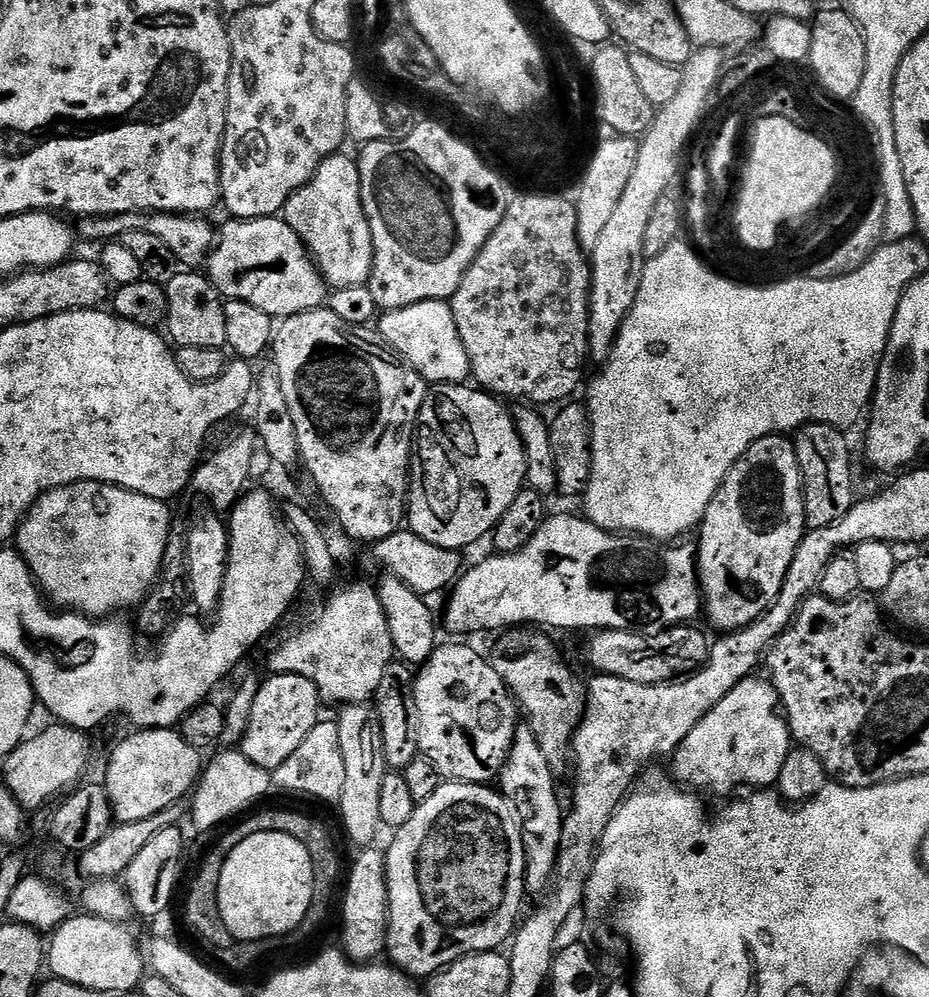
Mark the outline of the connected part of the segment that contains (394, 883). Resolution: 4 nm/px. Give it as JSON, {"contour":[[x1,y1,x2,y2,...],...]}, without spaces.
{"contour":[[459,782,441,783,440,789,430,798,419,801,406,826,395,829,392,845,386,848,384,857,384,881,388,887,388,947,386,956,395,967,407,972,409,977,427,978,444,971,449,964,470,956,473,952,491,952,500,950,509,943,510,937,517,931,521,919,520,907,526,901,524,890,524,843,520,837,520,826,512,815,510,806,505,802,499,791,483,784,461,784]]}

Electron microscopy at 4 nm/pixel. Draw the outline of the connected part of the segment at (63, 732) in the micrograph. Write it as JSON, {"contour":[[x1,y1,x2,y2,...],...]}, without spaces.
{"contour":[[67,726,55,727,38,733,33,740,21,740,19,746,2,761,3,787,29,813,46,807,55,796,63,797,69,790,75,789,81,783,79,780,83,778,88,759,92,756,92,748,83,731]]}

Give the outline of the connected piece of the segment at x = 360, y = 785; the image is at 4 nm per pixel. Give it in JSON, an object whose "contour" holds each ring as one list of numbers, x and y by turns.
{"contour":[[349,704,341,707,339,712,340,717,335,717,334,723,338,730,338,746,342,746,342,758,346,762,346,782,338,801,340,820,354,843,368,846,376,836,376,828,381,827,378,798,386,775,380,719,375,707,368,704]]}

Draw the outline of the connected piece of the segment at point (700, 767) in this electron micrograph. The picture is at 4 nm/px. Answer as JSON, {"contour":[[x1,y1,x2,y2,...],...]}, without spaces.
{"contour":[[753,674,738,682,738,686,734,686,734,690,722,702,718,702,718,706,714,706,714,710,710,710,710,714,706,714,706,718,702,718,702,722,698,722,698,726,694,726,694,730,690,730,688,737,680,743,671,761,671,775,681,785,700,794,709,792,712,796,728,796,739,788,768,790,779,781,782,766,786,766,786,758,793,751,794,741,780,707,780,696,776,687,772,685,771,679,759,680,758,677,759,675]]}

